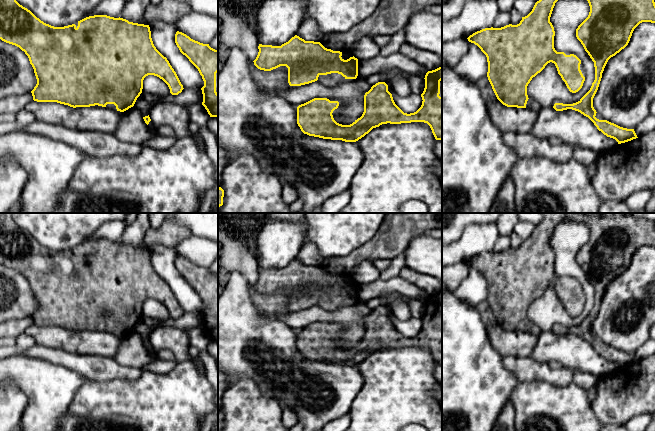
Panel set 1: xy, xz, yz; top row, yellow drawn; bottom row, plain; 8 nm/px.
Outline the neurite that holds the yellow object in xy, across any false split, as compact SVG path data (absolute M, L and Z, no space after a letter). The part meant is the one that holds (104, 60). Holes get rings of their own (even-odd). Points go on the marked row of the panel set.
M0 0L0 39L6 43L19 47L28 56L37 79L37 84L31 91L33 100L37 102L57 102L73 108L98 105L124 112L134 106L137 98L142 93L143 80L148 75L154 75L162 79L168 85L172 95L178 95L184 89L167 58L164 57L154 46L149 25L129 22L120 17L114 18L107 15L94 15L78 21L77 26L72 24L64 27L54 27L41 21L30 10L20 5L16 0Z

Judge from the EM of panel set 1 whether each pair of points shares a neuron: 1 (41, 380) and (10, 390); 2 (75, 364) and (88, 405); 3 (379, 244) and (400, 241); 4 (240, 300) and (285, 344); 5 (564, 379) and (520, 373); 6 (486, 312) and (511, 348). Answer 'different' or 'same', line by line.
1: different
2: different
3: same
4: same
5: same
6: same

